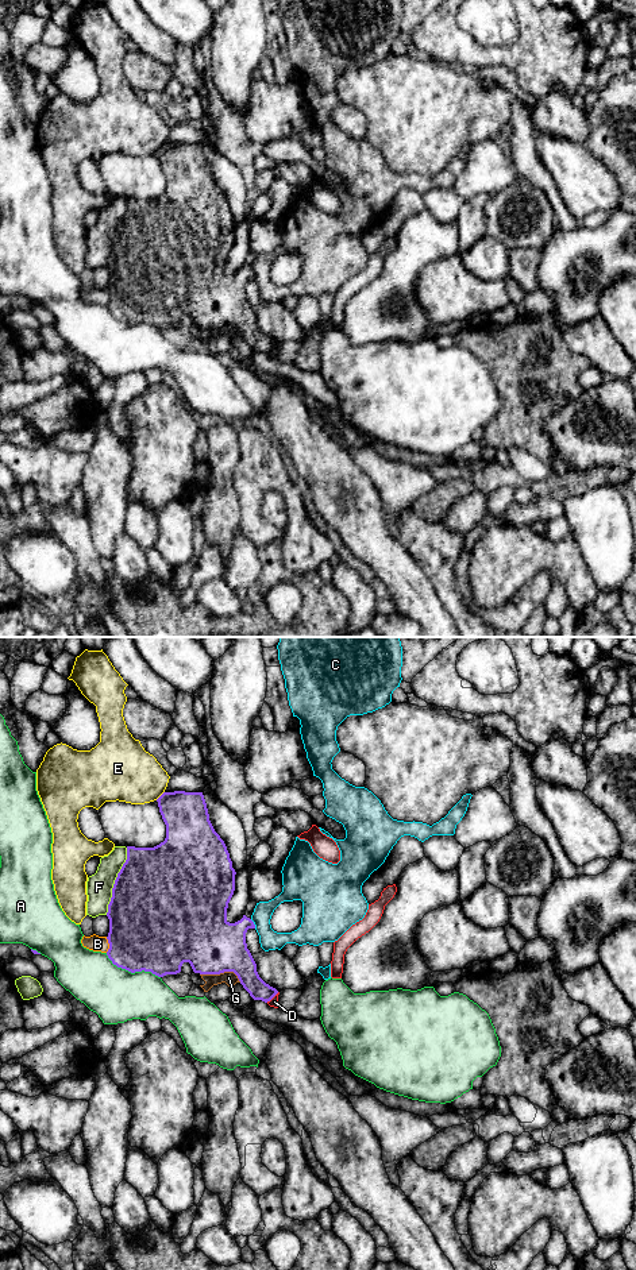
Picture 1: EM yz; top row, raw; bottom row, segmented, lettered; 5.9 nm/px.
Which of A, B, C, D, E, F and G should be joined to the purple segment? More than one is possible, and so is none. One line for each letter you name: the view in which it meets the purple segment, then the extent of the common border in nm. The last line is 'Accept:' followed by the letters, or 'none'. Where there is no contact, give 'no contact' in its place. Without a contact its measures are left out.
Accept: none

